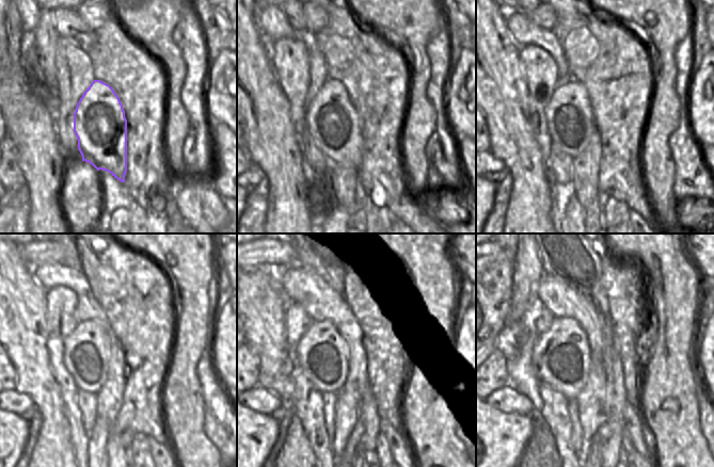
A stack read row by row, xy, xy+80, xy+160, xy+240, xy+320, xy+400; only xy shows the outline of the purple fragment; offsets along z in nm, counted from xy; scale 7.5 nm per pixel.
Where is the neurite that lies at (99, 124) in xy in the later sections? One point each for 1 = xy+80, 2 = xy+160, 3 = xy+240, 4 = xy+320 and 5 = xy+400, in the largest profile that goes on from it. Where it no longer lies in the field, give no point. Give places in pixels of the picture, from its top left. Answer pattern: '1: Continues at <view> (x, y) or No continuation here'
1: Continues at xy+80 (333, 122)
2: Continues at xy+160 (569, 115)
3: Continues at xy+240 (86, 354)
4: Continues at xy+320 (322, 353)
5: Continues at xy+400 (560, 358)

